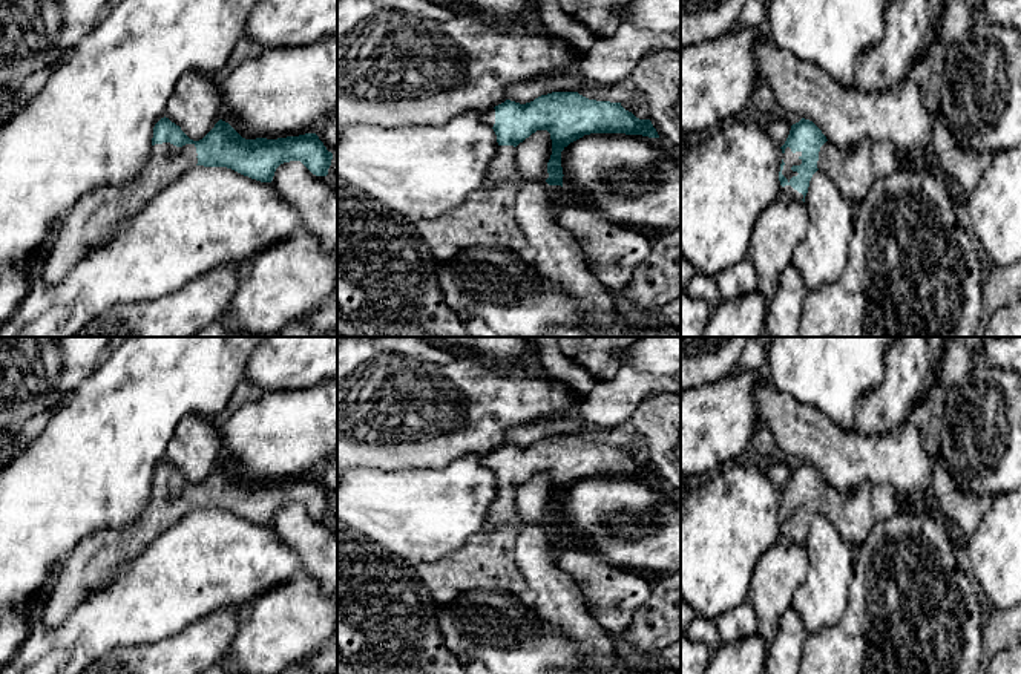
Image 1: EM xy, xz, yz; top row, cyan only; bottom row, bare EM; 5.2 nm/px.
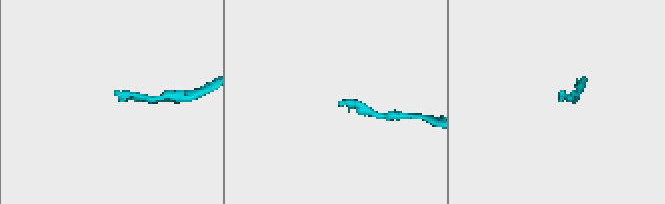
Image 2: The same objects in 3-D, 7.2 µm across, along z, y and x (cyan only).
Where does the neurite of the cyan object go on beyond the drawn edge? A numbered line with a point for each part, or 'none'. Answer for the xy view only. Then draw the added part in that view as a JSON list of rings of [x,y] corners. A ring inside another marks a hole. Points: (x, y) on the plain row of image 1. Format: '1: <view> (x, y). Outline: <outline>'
1: xy (78, 573). Outline: [[[195,487],[150,490],[147,506],[130,524],[84,538],[52,576],[43,622],[58,627],[101,581],[103,565],[123,565],[141,555],[164,530],[196,510]]]

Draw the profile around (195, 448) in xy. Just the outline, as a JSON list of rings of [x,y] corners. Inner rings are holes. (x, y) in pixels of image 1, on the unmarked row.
[[[196,414],[176,426],[166,450],[166,461],[193,484],[202,483],[221,463],[221,440],[212,423]]]

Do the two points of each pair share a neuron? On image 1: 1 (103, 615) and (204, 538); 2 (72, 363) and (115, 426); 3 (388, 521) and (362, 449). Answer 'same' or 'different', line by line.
1: same
2: different
3: different

